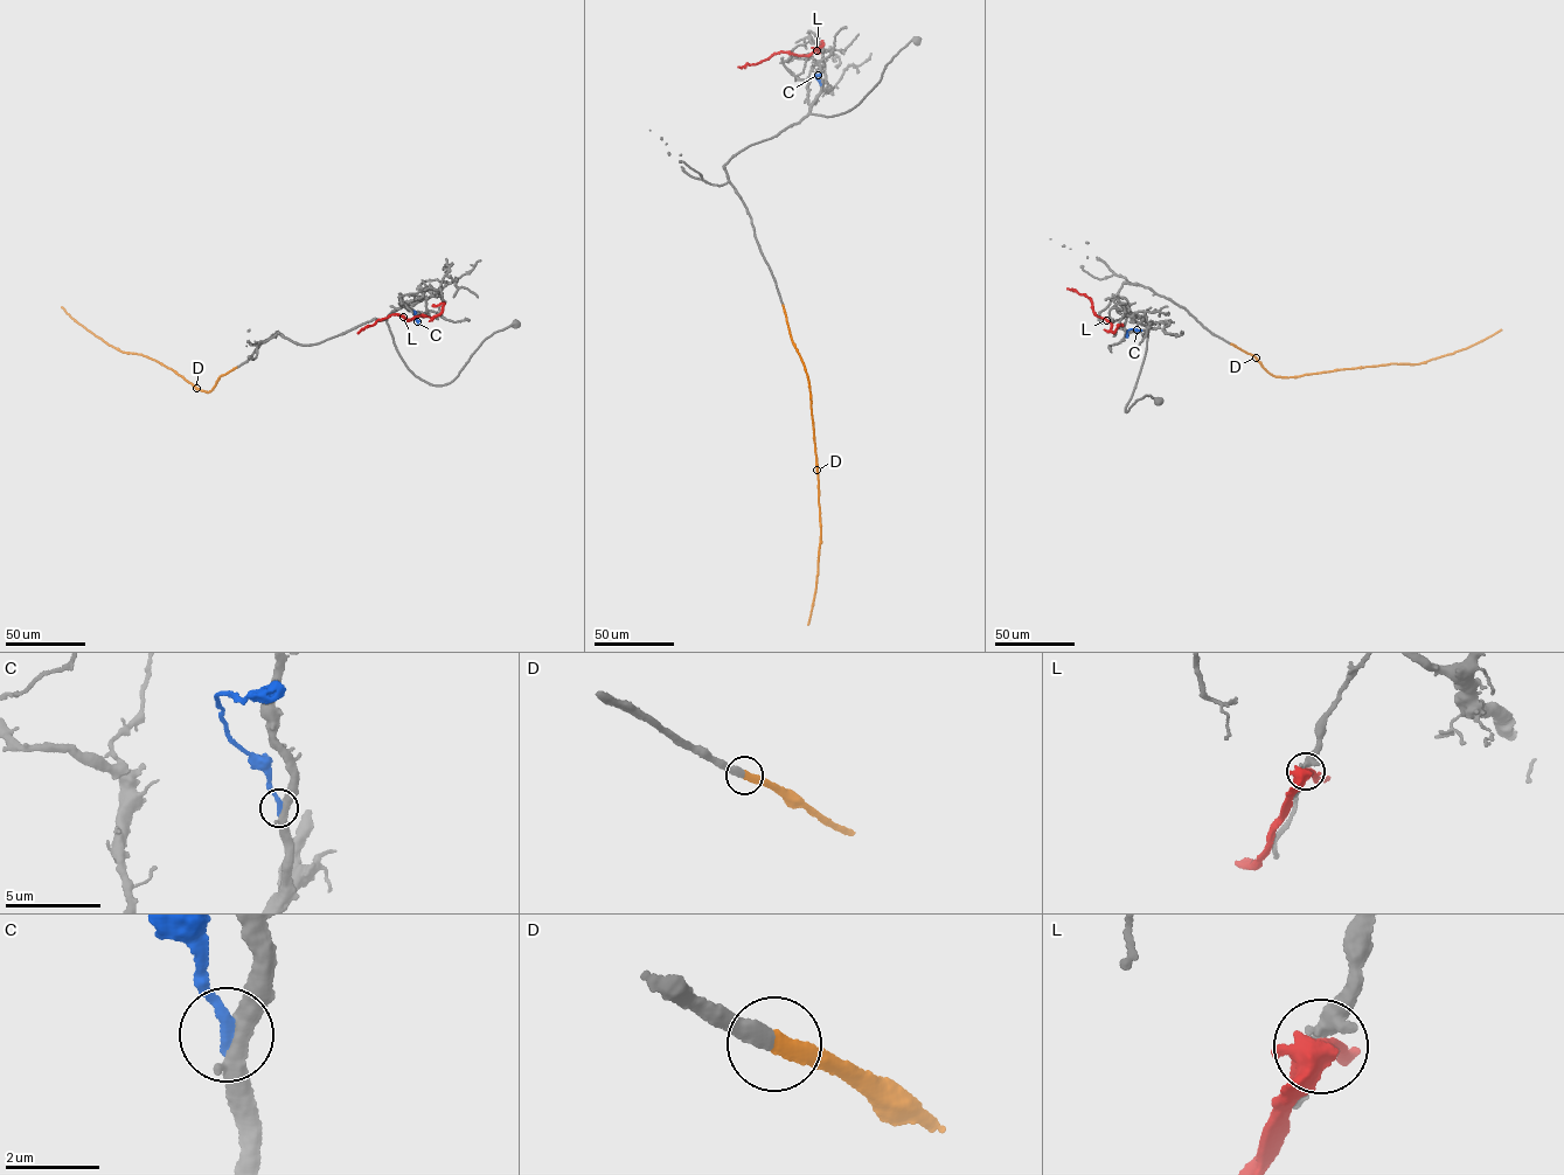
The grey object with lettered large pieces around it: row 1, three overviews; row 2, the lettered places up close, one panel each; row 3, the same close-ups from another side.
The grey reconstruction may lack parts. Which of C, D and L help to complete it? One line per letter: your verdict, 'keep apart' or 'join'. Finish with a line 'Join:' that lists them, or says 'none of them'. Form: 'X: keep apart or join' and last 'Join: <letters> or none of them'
C: keep apart
D: join
L: keep apart
Join: D

